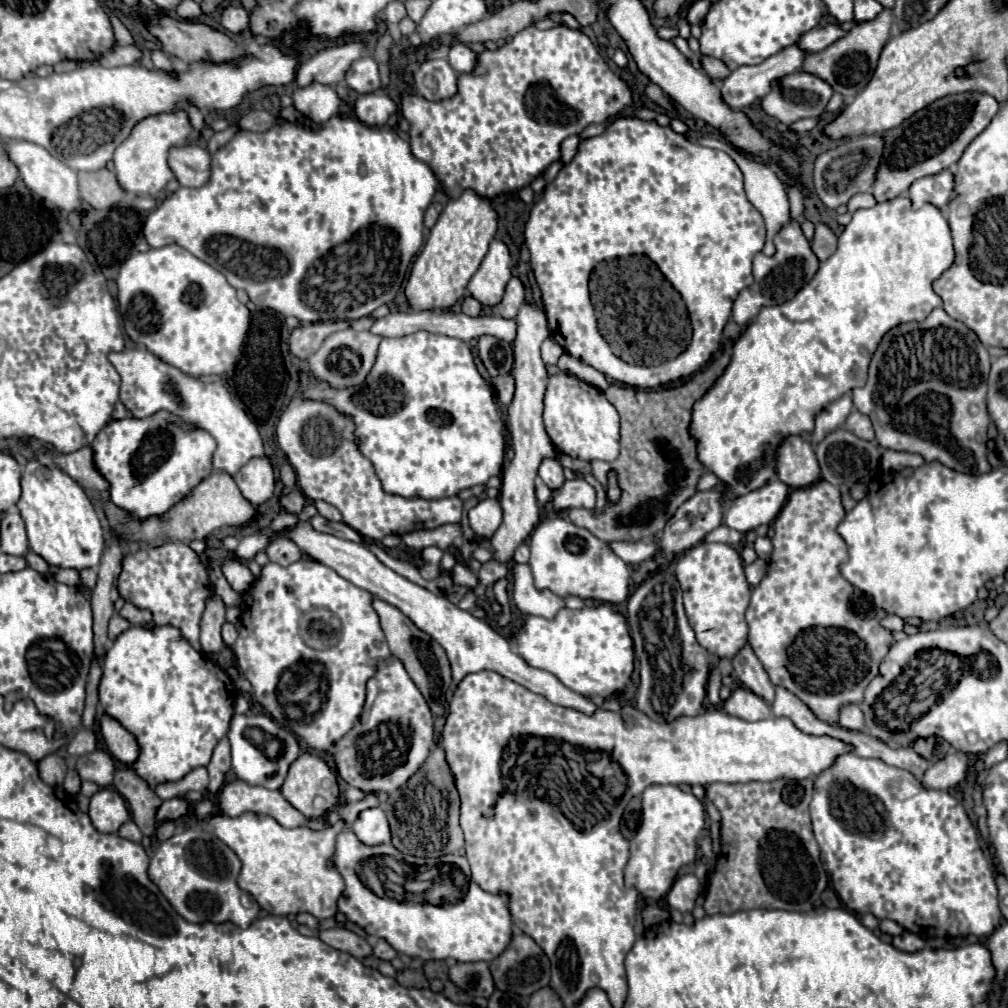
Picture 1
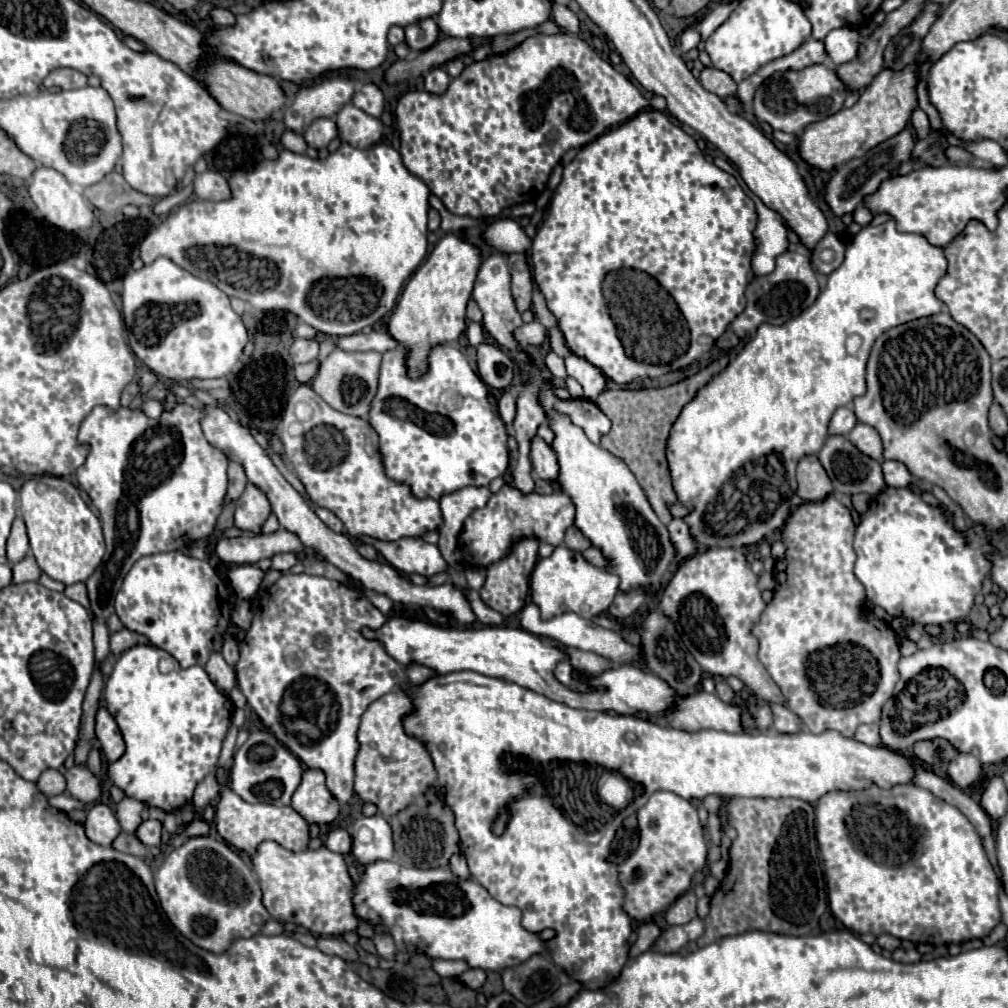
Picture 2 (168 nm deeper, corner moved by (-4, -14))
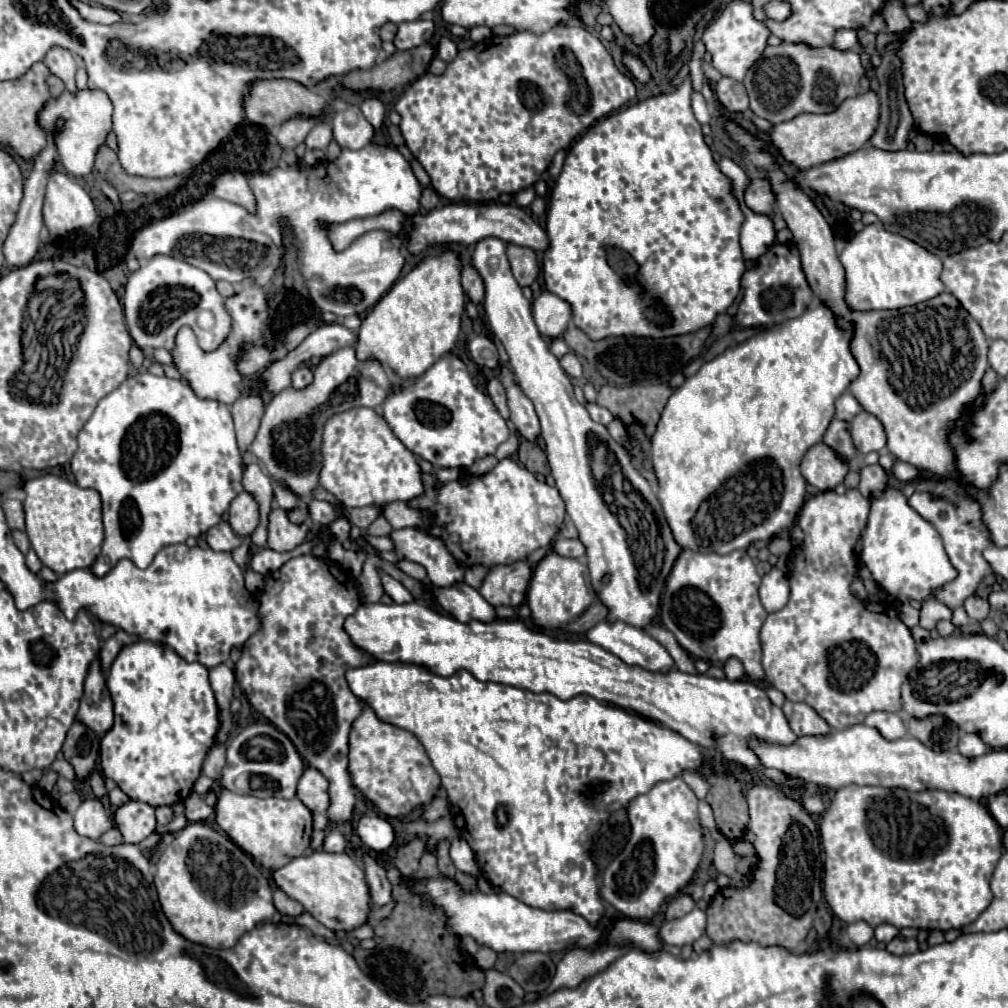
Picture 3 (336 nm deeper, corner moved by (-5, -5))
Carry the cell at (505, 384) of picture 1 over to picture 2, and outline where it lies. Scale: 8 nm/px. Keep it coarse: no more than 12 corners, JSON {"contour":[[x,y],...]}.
{"contour":[[510,392],[498,400],[498,412],[510,430],[516,416],[516,398]]}

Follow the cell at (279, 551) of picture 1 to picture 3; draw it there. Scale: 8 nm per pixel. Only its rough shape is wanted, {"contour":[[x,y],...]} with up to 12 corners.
{"contour":[[273,507],[267,547],[293,551],[311,527],[293,523],[285,509]]}

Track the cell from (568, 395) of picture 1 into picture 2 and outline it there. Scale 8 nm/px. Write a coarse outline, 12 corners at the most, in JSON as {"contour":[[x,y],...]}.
{"contour":[[588,398],[556,400],[554,410],[600,444],[610,418]]}

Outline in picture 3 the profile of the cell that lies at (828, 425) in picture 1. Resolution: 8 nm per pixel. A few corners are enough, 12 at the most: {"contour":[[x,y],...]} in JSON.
{"contour":[[851,393],[837,399],[835,417],[847,423],[861,411]]}

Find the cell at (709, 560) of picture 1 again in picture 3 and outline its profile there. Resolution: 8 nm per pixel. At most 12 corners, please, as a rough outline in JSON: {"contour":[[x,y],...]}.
{"contour":[[681,551],[661,621],[707,663],[763,679],[761,577],[745,551]]}

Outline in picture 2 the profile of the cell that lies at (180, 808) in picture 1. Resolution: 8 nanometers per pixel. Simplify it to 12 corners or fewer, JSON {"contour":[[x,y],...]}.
{"contour":[[144,820],[136,836],[146,846],[160,846],[162,822]]}

